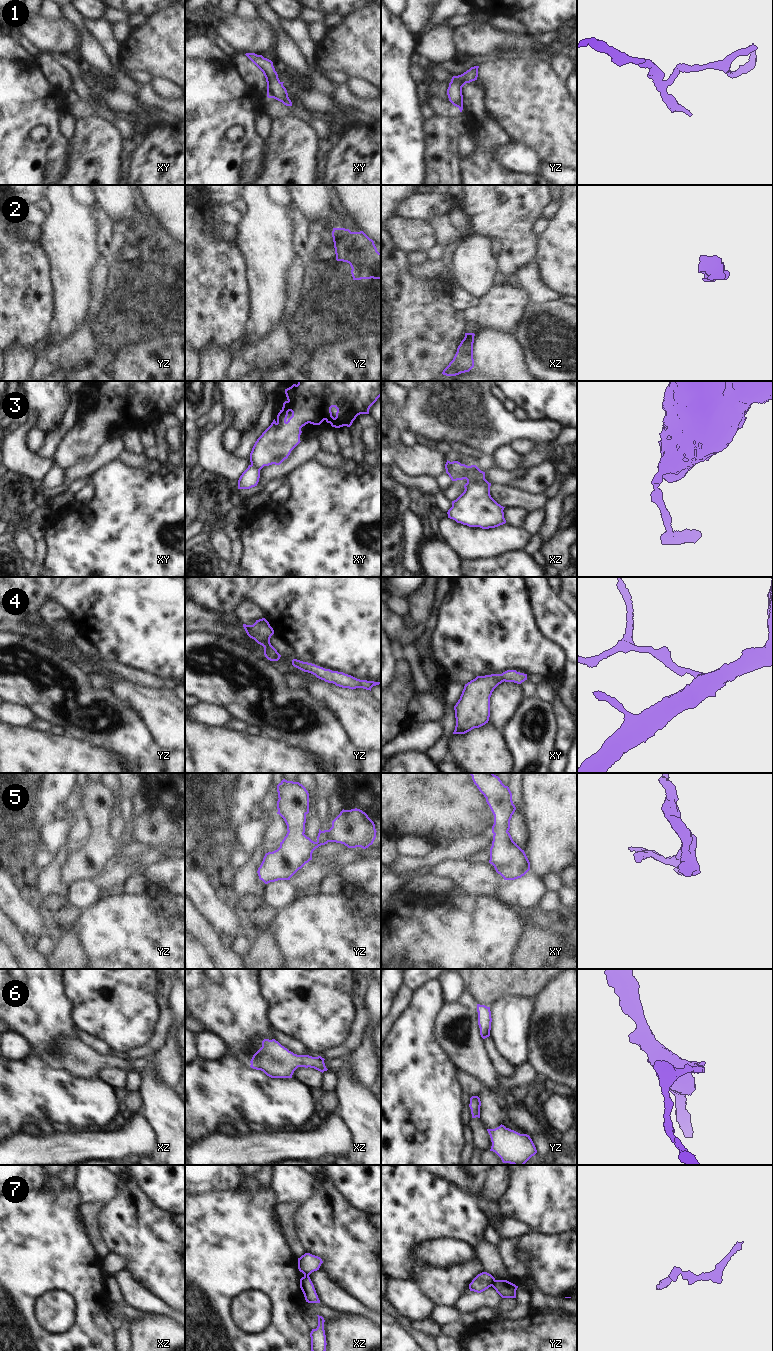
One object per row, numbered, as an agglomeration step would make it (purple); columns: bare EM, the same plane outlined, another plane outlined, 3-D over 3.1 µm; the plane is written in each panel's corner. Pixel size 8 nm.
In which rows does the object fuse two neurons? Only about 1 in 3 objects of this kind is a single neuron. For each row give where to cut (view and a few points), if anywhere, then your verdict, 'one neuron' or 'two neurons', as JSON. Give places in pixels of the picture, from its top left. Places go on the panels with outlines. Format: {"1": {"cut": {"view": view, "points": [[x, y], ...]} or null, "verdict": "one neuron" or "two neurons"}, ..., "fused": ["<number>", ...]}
{"1": {"cut": null, "verdict": "one neuron"}, "2": {"cut": {"view": "yz", "points": [[334, 245], [364, 250], [371, 273], [380, 258]]}, "verdict": "two neurons"}, "3": {"cut": {"view": "xy", "points": [[251, 464], [259, 470]]}, "verdict": "two neurons"}, "4": {"cut": null, "verdict": "one neuron"}, "5": {"cut": null, "verdict": "one neuron"}, "6": {"cut": null, "verdict": "one neuron"}, "7": {"cut": {"view": "yz", "points": [[496, 1280], [491, 1285]]}, "verdict": "two neurons"}, "fused": ["2", "3", "7"]}

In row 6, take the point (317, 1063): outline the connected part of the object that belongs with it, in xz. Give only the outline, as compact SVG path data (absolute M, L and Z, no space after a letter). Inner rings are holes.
M264 1039L262 1047L253 1055L250 1067L263 1071L271 1078L292 1078L298 1067L327 1071L324 1058L297 1055L282 1046L275 1039Z

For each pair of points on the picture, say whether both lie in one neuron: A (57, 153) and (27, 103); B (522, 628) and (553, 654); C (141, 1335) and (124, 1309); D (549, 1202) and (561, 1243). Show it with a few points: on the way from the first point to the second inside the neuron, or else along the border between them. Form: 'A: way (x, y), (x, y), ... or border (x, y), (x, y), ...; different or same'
A: way (54, 140), (51, 126), (40, 115); same
B: way (530, 632), (545, 647); same
C: border (144, 1312), (139, 1317), (129, 1320); different
D: border (536, 1231), (547, 1235), (566, 1233); different

